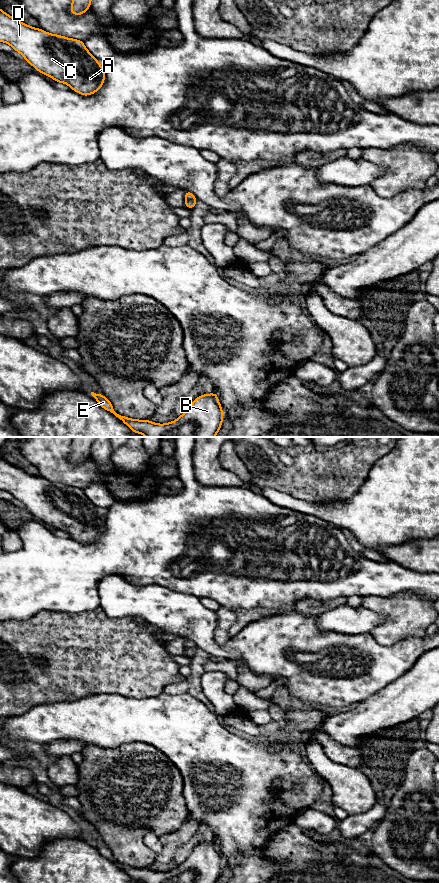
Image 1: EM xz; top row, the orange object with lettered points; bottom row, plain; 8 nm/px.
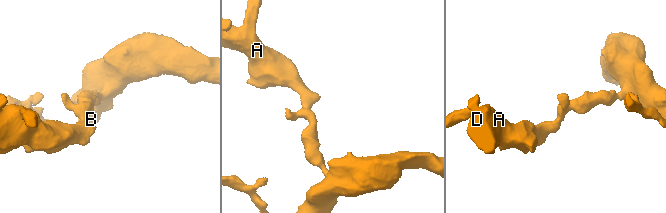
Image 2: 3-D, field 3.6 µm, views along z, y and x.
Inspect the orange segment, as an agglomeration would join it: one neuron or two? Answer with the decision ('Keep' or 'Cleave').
Keep

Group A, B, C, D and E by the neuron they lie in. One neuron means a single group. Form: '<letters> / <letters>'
A B C D E

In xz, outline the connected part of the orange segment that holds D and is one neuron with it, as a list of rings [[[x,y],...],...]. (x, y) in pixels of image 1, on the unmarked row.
[[[0,457],[0,490],[9,492],[40,521],[56,530],[65,531],[83,544],[92,543],[104,532],[106,517],[87,498],[83,489],[61,483],[50,482],[40,476],[31,475]]]

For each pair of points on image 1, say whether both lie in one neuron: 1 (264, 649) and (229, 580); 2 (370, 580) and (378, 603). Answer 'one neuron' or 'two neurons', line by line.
1: two neurons
2: two neurons

